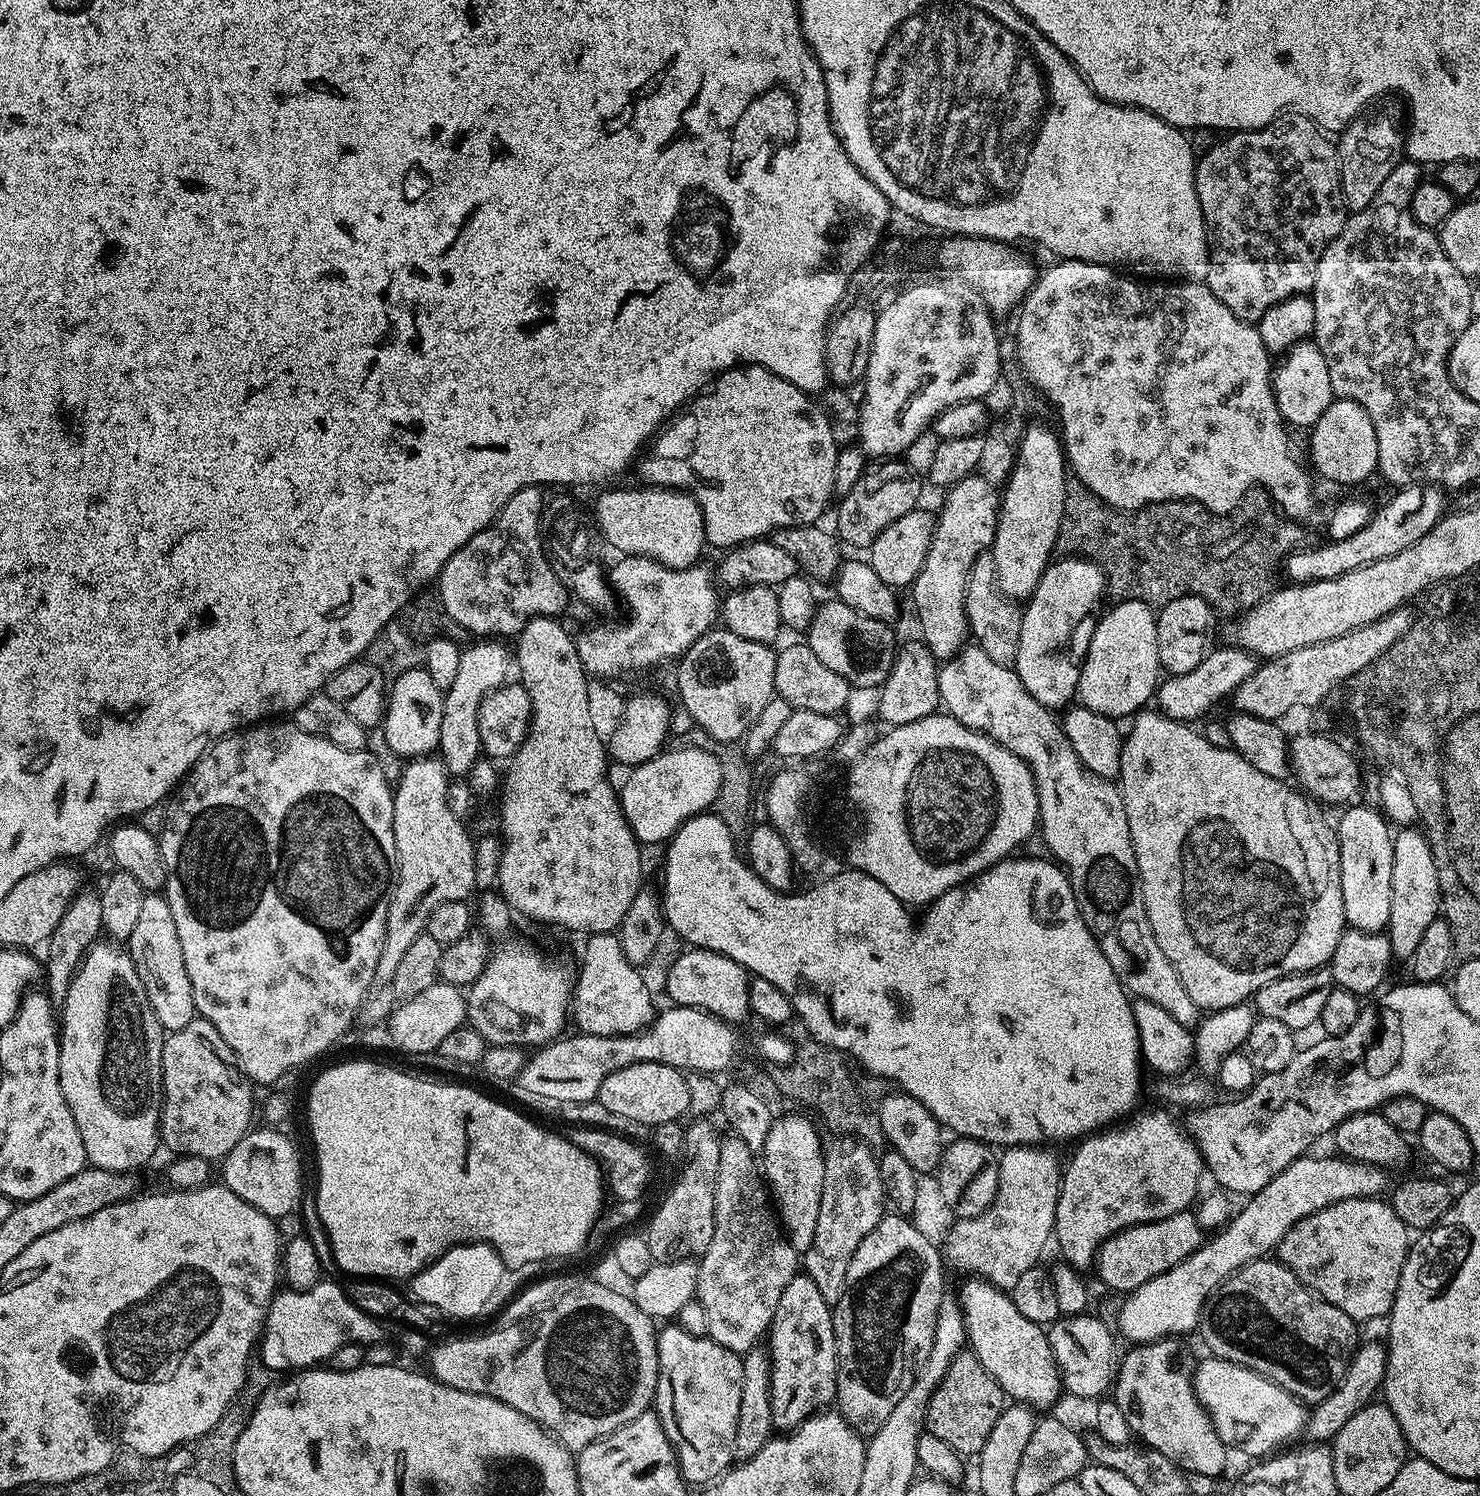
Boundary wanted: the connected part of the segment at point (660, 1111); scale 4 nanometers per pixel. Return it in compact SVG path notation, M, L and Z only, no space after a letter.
M642 1062L611 1072L602 1082L598 1099L606 1110L622 1114L622 1118L634 1118L636 1124L655 1126L679 1121L685 1115L689 1091L681 1069L658 1062Z

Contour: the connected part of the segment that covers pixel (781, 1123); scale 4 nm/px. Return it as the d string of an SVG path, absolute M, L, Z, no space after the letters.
M788 1114L782 1119L779 1117L773 1121L770 1132L767 1134L766 1146L760 1153L762 1174L775 1204L777 1217L788 1241L800 1256L813 1244L815 1227L818 1224L822 1182L825 1178L824 1153L824 1142L821 1142L815 1126L808 1119L796 1114Z

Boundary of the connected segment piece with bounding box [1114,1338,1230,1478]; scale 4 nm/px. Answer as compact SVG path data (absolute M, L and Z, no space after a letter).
M1165 1338L1129 1347L1114 1376L1114 1399L1122 1406L1126 1422L1130 1422L1133 1437L1158 1450L1158 1454L1166 1454L1185 1473L1220 1478L1230 1449L1212 1425L1208 1411L1200 1405L1192 1385L1194 1368L1191 1363L1188 1365L1188 1356L1180 1343L1179 1339Z

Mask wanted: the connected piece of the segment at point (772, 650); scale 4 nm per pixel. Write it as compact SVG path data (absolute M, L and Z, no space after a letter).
M725 626L713 627L690 650L679 657L680 669L676 672L676 688L680 691L680 700L686 711L692 715L691 723L703 731L708 731L714 739L723 742L739 741L750 730L750 726L762 714L766 702L770 702L775 693L774 666L777 649L772 644L751 641L732 633Z

